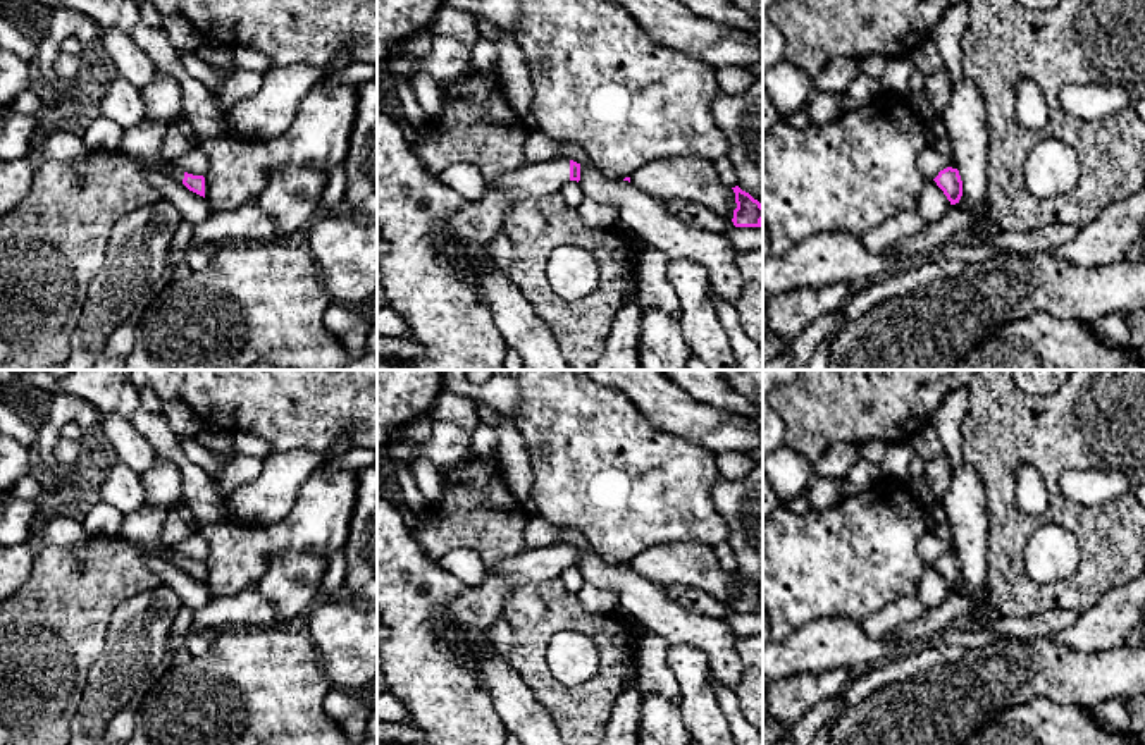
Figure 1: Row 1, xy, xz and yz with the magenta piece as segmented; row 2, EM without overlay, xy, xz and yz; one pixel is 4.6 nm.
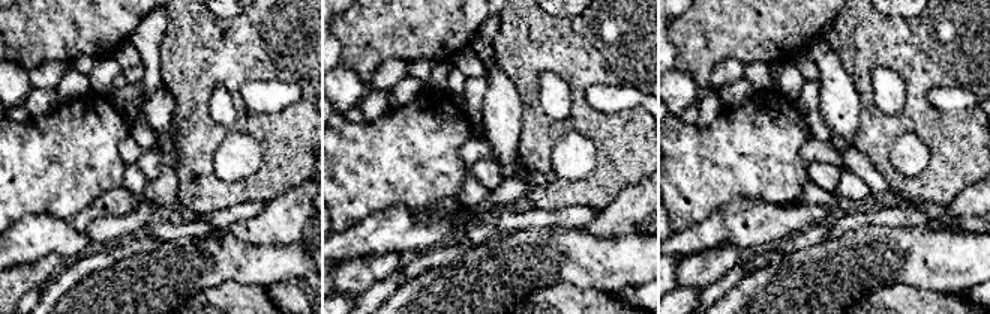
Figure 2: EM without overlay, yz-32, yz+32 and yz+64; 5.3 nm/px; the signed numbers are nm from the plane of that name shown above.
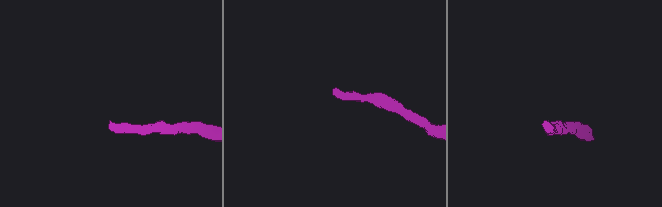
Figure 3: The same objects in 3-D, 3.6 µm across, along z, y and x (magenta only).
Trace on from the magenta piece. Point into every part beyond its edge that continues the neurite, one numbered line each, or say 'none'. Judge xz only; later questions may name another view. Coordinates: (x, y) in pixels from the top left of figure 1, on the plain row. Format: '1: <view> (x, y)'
1: xz (438, 682)

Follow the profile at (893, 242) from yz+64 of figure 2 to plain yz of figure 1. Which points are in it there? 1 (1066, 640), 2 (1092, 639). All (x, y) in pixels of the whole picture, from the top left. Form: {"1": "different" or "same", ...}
{"1": "different", "2": "different"}

